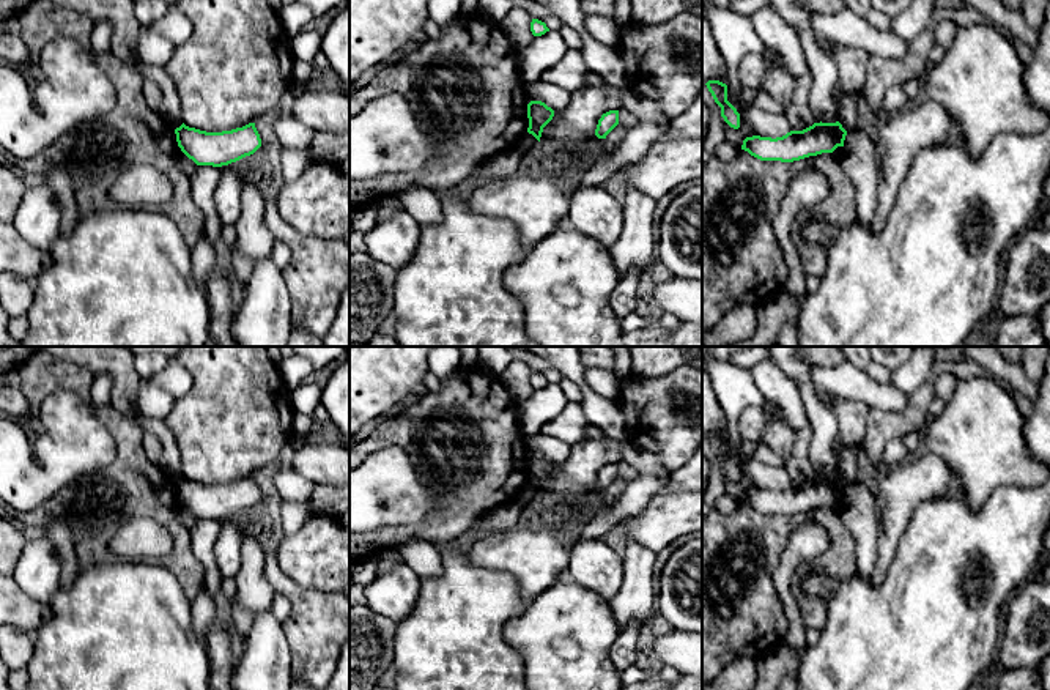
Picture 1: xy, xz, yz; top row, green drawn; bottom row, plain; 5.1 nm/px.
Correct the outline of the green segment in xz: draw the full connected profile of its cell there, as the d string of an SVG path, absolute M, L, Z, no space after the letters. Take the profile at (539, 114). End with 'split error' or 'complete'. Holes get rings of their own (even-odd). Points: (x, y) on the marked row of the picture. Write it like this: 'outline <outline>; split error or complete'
outline M531 101L527 104L529 128L527 132L532 134L538 142L543 128L553 120L554 110L542 101Z; complete

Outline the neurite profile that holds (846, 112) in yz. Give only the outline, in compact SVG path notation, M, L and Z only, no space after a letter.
M847 95L839 99L837 106L837 121L842 128L850 132L856 129L856 98Z

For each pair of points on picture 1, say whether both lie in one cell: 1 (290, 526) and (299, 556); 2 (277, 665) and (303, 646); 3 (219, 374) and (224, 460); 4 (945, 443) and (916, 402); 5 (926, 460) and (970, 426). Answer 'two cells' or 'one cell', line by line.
1: two cells
2: two cells
3: one cell
4: two cells
5: two cells

